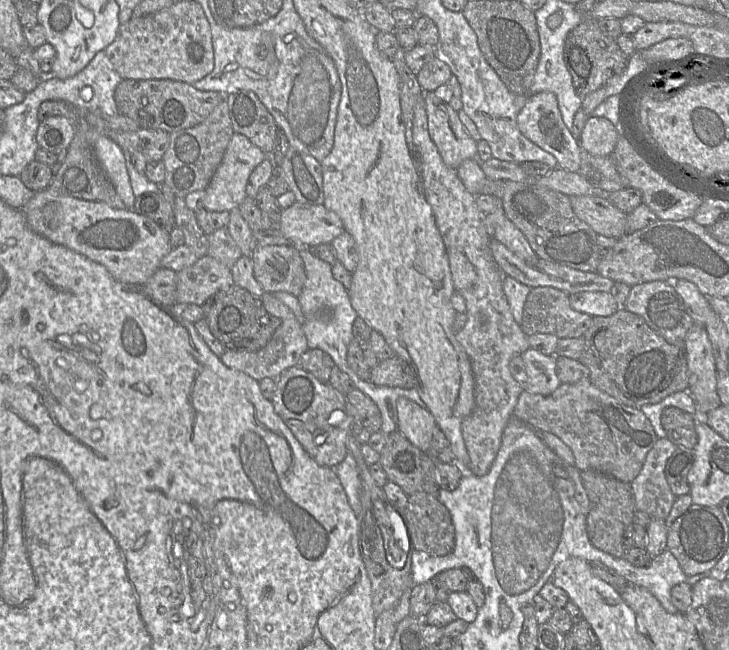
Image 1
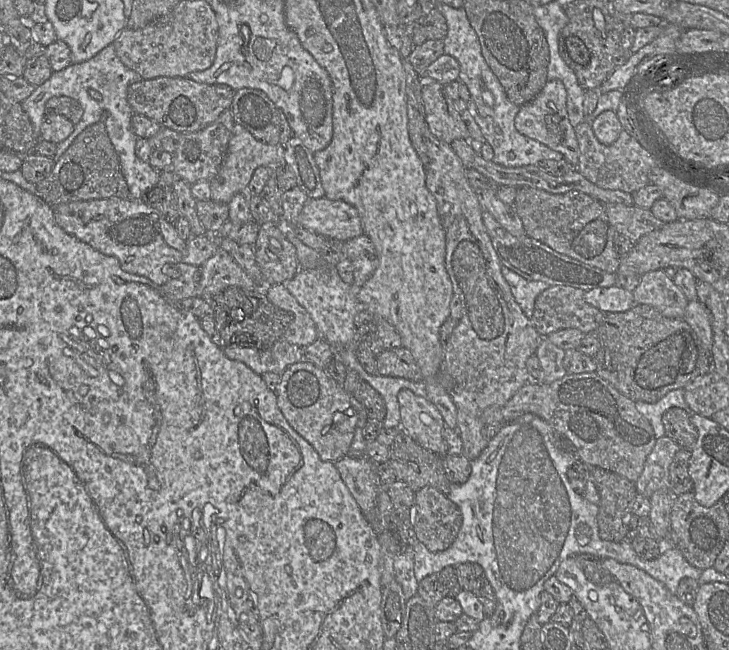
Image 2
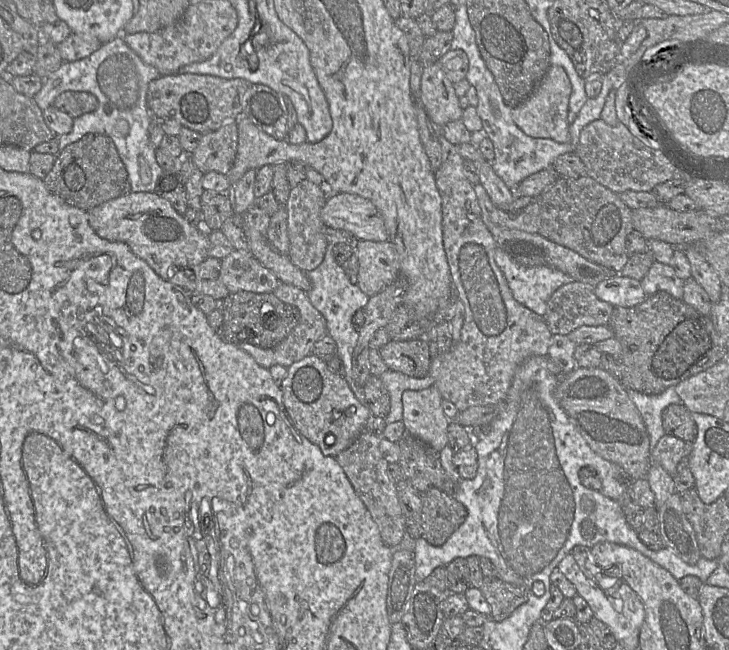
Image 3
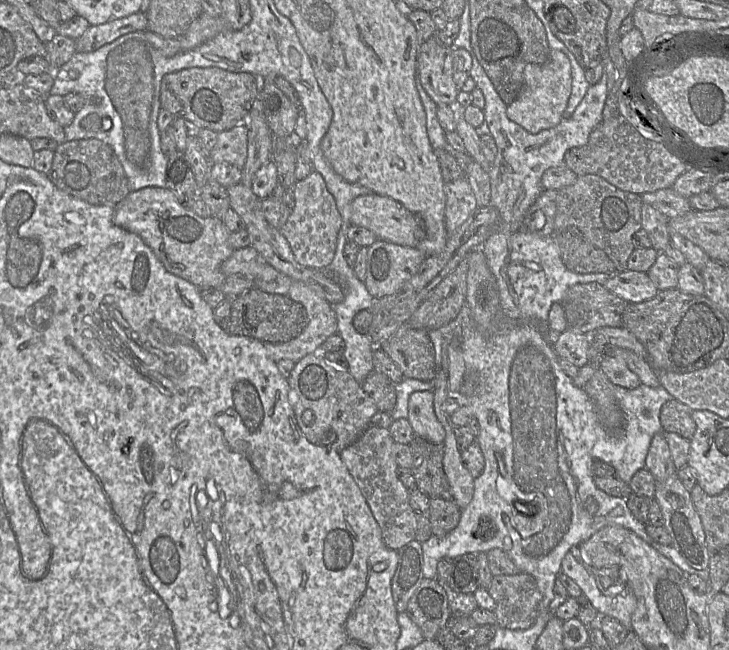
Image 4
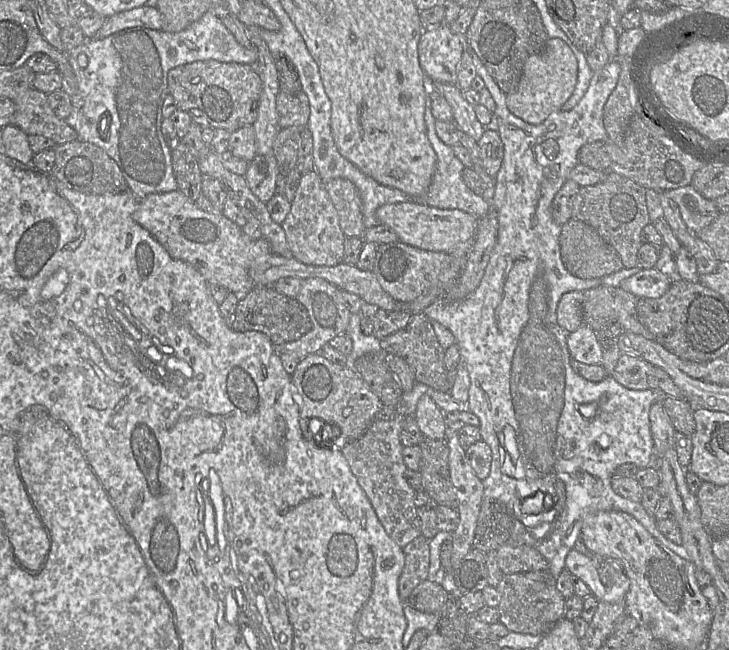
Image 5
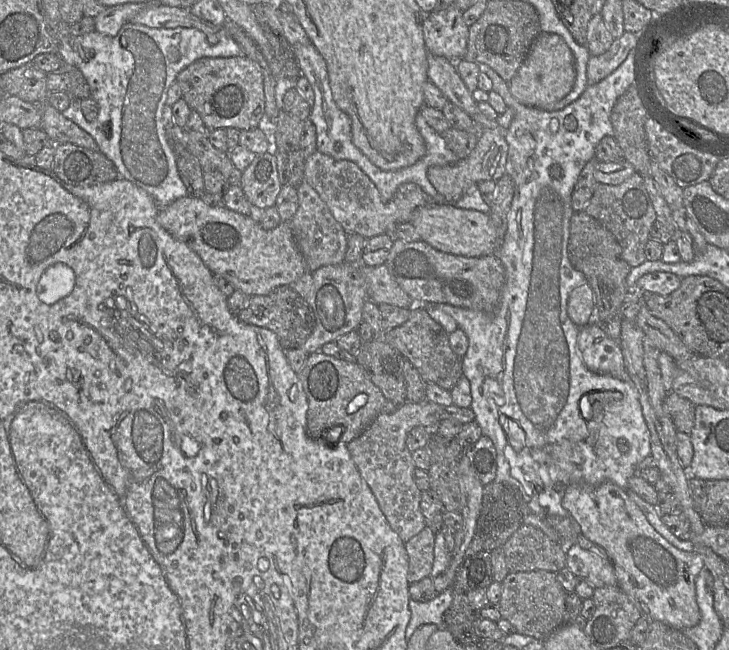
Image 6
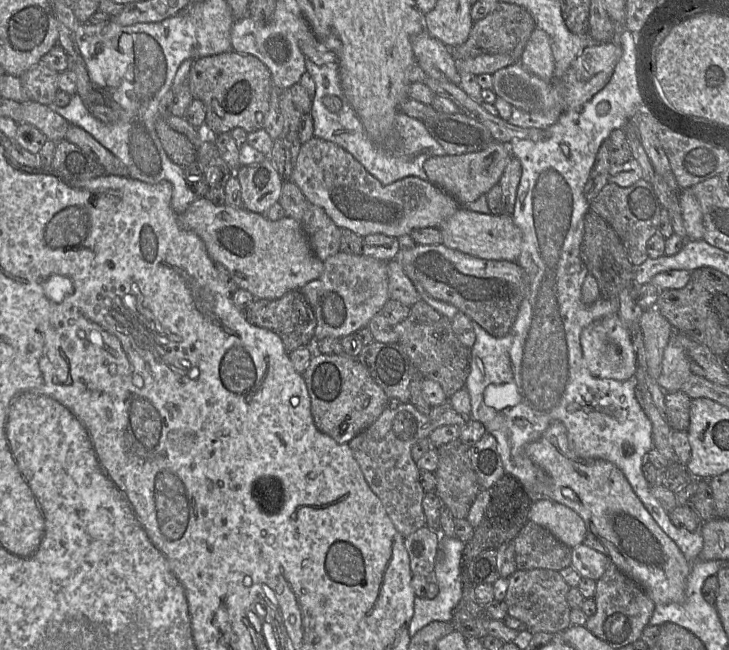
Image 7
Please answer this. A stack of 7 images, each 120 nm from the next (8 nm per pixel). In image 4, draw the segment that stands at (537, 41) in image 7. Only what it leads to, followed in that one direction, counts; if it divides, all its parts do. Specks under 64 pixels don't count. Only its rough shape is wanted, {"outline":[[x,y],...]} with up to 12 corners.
{"outline":[[550,49],[526,65],[507,116],[531,134],[563,119],[571,63]]}

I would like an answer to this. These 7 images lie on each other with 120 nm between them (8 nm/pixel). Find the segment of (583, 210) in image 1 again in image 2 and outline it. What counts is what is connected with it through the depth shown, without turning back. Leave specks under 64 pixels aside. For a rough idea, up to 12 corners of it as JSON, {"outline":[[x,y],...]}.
{"outline":[[605,204],[617,233],[638,241],[665,223],[650,209]]}

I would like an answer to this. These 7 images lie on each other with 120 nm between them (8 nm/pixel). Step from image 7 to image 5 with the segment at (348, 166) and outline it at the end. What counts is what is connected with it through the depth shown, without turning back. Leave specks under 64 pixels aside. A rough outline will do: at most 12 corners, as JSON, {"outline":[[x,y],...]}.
{"outline":[[335,178],[325,189],[343,234],[362,238],[363,203],[356,186]]}

